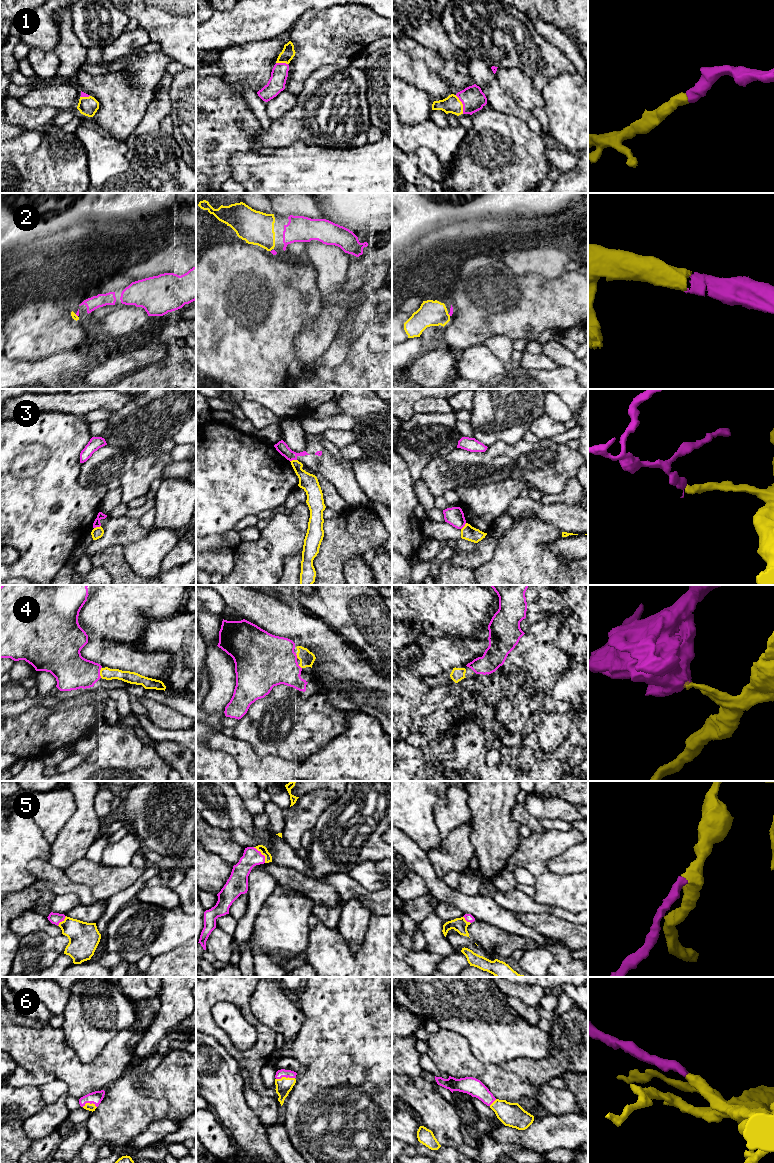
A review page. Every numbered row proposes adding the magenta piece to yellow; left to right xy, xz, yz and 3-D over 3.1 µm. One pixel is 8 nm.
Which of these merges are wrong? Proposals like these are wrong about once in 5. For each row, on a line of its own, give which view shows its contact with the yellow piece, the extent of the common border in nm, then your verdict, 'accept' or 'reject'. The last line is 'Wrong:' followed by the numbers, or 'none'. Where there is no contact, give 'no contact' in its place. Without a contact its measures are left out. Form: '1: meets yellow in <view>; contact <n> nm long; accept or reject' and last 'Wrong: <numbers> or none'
1: meets yellow in yz; contact 170 nm long; accept
2: meets yellow in xy; contact 30 nm long; accept
3: meets yellow in xy; contact 60 nm long; reject
4: meets yellow in xy; contact 90 nm long; accept
5: meets yellow in xz; contact 160 nm long; accept
6: meets yellow in xz; contact 150 nm long; accept
Wrong: 3

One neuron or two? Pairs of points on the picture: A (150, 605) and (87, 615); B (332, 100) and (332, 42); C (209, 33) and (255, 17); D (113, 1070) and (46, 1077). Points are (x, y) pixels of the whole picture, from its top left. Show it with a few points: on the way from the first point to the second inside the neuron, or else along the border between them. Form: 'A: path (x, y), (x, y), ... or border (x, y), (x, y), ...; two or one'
A: path (134, 605), (125, 605), (119, 611), (103, 612); one
B: border (349, 64), (346, 66), (322, 65), (310, 73); two
C: path (220, 31), (224, 28), (235, 27), (244, 23); one
D: border (32, 1070), (48, 1069), (57, 1078); two

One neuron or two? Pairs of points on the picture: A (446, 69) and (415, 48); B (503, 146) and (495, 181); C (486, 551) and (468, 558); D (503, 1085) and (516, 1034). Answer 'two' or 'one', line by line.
A: one
B: one
C: one
D: two

